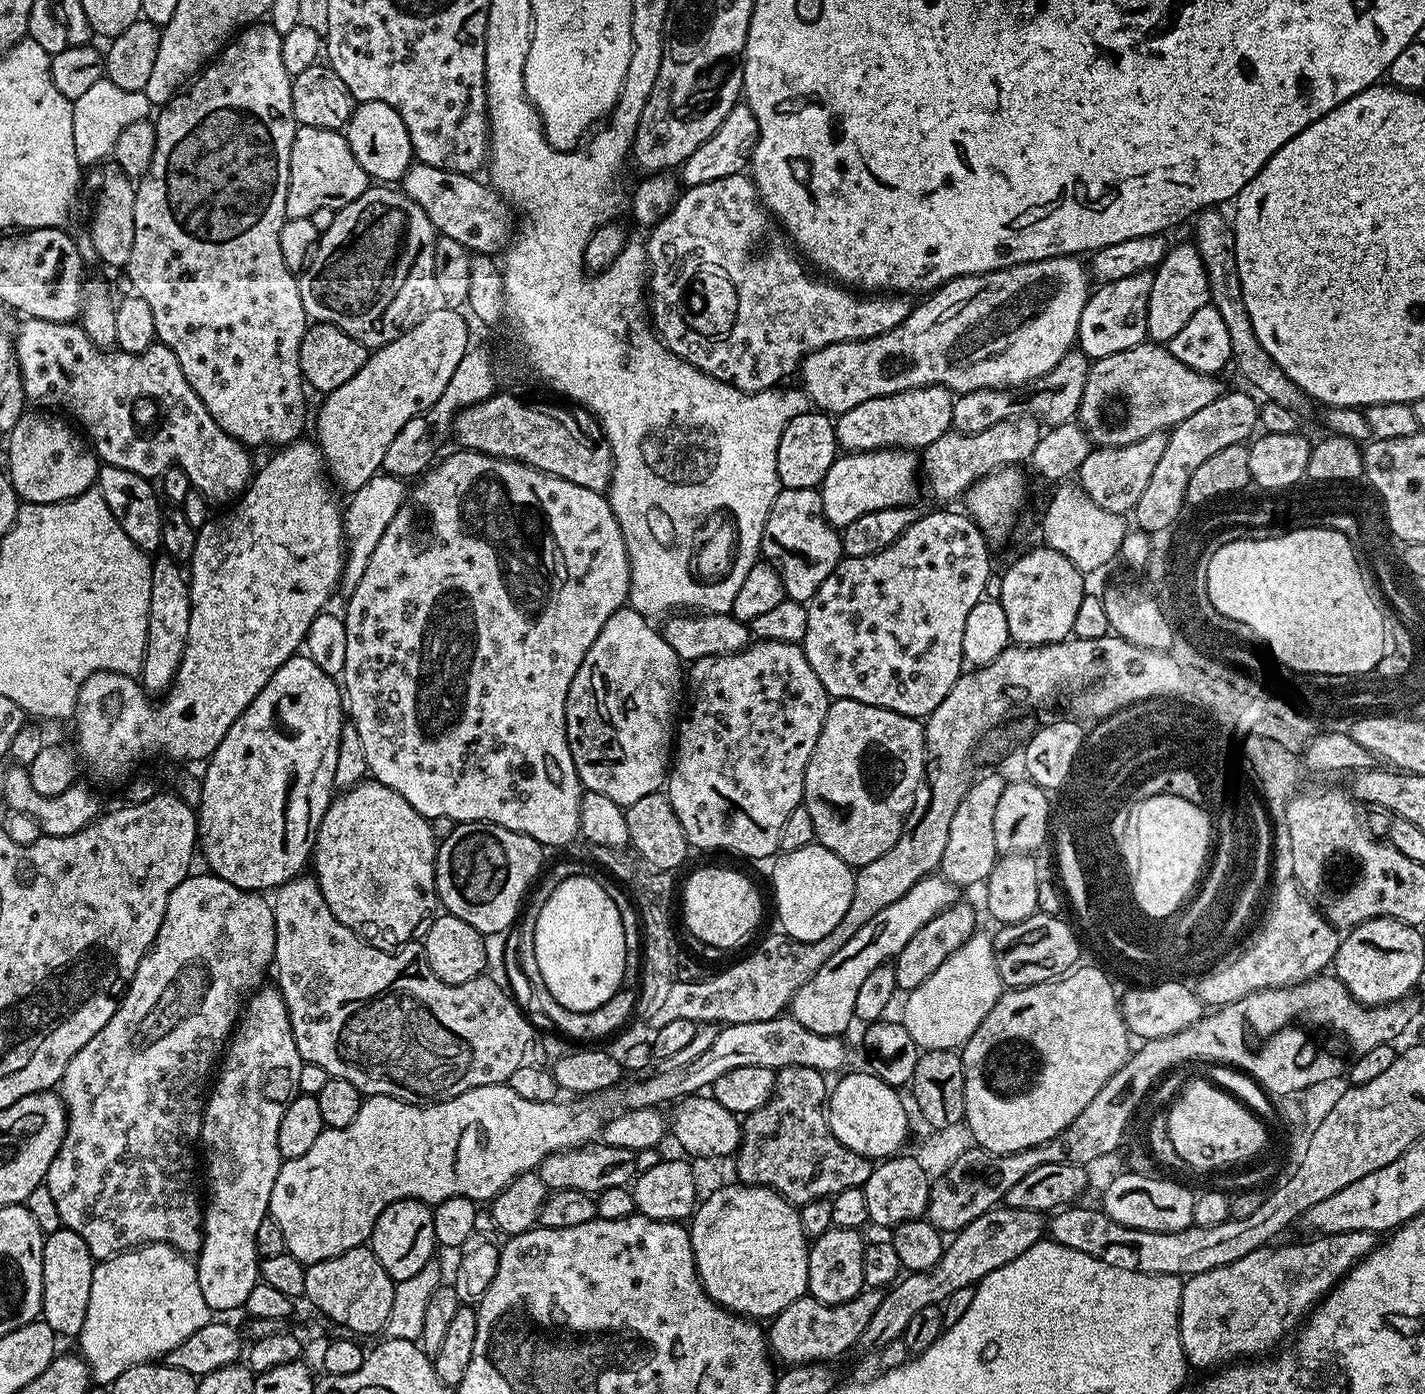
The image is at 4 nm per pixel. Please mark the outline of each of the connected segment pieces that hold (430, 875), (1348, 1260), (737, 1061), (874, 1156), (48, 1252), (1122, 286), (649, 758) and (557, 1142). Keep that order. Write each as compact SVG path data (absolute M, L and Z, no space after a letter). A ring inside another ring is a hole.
M365 778L361 784L355 784L347 791L341 791L328 805L326 814L320 823L320 829L316 832L316 847L314 849L314 864L316 860L316 869L314 875L322 890L322 898L326 898L326 906L350 930L354 930L367 944L373 944L375 948L385 950L395 950L403 945L411 944L417 938L423 938L426 930L430 930L433 920L438 915L438 897L436 894L436 849L438 847L438 838L432 832L432 825L428 817L418 814L402 794L390 790L390 786L379 784L377 780Z
M1366 1230L1320 1234L1312 1239L1316 1240L1308 1240L1305 1244L1284 1244L1273 1252L1262 1247L1246 1254L1246 1258L1238 1258L1238 1262L1184 1280L1180 1299L1180 1337L1184 1357L1193 1369L1216 1370L1241 1358L1256 1358L1271 1353L1268 1352L1271 1348L1279 1349L1279 1344L1297 1331L1301 1321L1348 1275L1348 1271L1378 1247L1377 1233Z
M781 1014L766 1022L738 1022L725 1024L717 1031L710 1050L705 1050L699 1058L694 1058L690 1066L678 1066L670 1071L657 1071L657 1076L634 1083L624 1092L625 1109L660 1108L671 1105L686 1096L695 1096L711 1089L722 1074L729 1070L739 1070L742 1066L762 1066L779 1070L784 1067L813 1067L823 1074L839 1073L848 1060L848 1048L838 1036L823 1036L814 1030L806 1030L791 1014Z
M871 1070L865 1072L852 1072L849 1076L841 1075L840 1081L833 1083L830 1088L830 1095L827 1099L827 1118L829 1130L832 1135L838 1138L843 1146L856 1151L860 1155L867 1156L873 1162L879 1162L887 1157L897 1155L904 1144L904 1139L908 1136L908 1112L904 1109L904 1104L900 1101L900 1096L895 1087L882 1078L878 1078Z
M62 1226L57 1232L49 1232L45 1235L42 1250L42 1282L44 1283L42 1319L56 1331L57 1337L79 1337L82 1322L86 1322L86 1306L90 1306L90 1282L93 1267L94 1261L86 1242L82 1242L82 1237L74 1234L74 1230Z
M1139 272L1113 284L1101 284L1089 295L1080 319L1079 351L1089 358L1099 358L1130 350L1145 343L1148 331L1148 307L1152 272Z
M630 606L619 608L610 618L606 618L606 626L598 630L598 638L594 638L594 646L582 658L582 666L578 666L578 674L574 674L574 682L570 682L570 690L566 698L566 734L568 735L568 745L570 754L574 758L576 773L580 776L580 783L587 791L606 794L614 802L622 806L627 806L638 802L638 798L646 798L646 794L654 794L665 787L666 777L670 771L670 757L674 752L674 729L678 724L678 712L676 707L682 704L682 685L686 676L682 671L682 662L674 650L664 640L659 631L656 632L648 625L649 617L643 612L635 612Z
M491 1084L490 1086L478 1086L474 1090L466 1090L449 1100L442 1100L438 1104L408 1104L398 1098L389 1096L369 1096L361 1103L358 1110L358 1118L350 1122L345 1128L325 1128L314 1146L302 1154L302 1158L284 1160L278 1170L278 1178L274 1182L274 1190L270 1194L268 1203L268 1215L282 1226L282 1238L286 1238L286 1251L294 1258L298 1258L304 1265L322 1262L326 1258L334 1258L338 1254L346 1254L346 1250L367 1245L372 1239L372 1231L386 1206L390 1206L399 1200L420 1200L422 1203L435 1206L446 1198L461 1196L477 1202L491 1202L494 1197L503 1190L514 1178L522 1174L539 1169L540 1164L550 1154L567 1148L577 1148L583 1144L593 1143L601 1135L602 1119L596 1108L591 1108L588 1102L576 1102L580 1104L560 1104L556 1100L550 1102L526 1102L526 1098L514 1094L514 1090L507 1084Z

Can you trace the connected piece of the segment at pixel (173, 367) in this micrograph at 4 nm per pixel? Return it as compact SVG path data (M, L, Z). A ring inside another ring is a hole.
M31 318L25 319L23 322L25 324L20 329L15 329L14 339L25 401L40 410L59 410L61 413L69 412L73 416L71 419L86 433L91 447L103 463L110 466L122 466L122 470L134 470L134 474L149 478L158 478L170 465L179 464L182 470L186 470L193 489L202 493L204 499L213 505L224 503L224 505L227 505L229 502L235 501L244 495L254 475L254 467L252 468L253 453L245 445L239 444L234 438L230 438L230 434L226 434L222 430L222 426L218 426L218 422L214 422L214 418L210 418L210 410L206 410L206 406L202 406L202 398L198 398L198 394L194 394L190 382L186 382L186 374L182 374L182 366L178 366L178 358L167 346L157 342L144 352L105 350L94 346L94 342L90 342L90 338L84 333L79 323L65 322L63 320L34 320Z

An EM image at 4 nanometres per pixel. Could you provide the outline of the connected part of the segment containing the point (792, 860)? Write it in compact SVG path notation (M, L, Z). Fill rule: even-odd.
M815 842L810 846L802 846L802 850L783 853L776 862L772 868L772 888L776 891L776 912L780 915L781 926L784 927L781 928L783 935L793 936L795 940L802 942L814 942L818 938L826 938L826 934L830 934L830 930L834 930L834 926L842 922L846 910L850 910L856 881L852 865L842 862L838 854L826 850Z

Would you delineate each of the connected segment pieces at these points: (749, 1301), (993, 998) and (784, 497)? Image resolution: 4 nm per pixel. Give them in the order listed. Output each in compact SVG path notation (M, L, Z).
M737 1182L715 1191L710 1198L697 1203L690 1217L690 1231L696 1272L702 1286L715 1304L721 1304L728 1311L749 1318L771 1318L808 1292L810 1240L802 1230L797 1205L791 1204L774 1189Z
M977 931L922 986L911 989L904 1000L902 1022L910 1030L916 1047L921 1050L960 1050L972 1037L974 1030L982 1026L982 1018L994 1010L1000 993L1005 991L1000 981L996 955L992 949L992 936Z
M781 488L774 498L774 506L770 506L760 551L763 559L778 570L787 599L807 602L818 586L830 578L834 566L842 559L840 536L841 533L824 517L822 498L817 489Z

